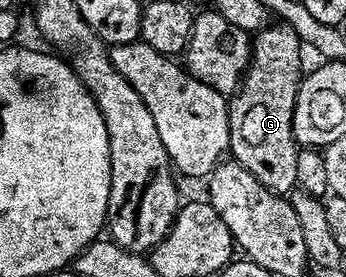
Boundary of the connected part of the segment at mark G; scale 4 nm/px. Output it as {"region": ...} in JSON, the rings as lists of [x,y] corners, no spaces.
{"region":[[[286,22],[275,23],[259,29],[251,40],[251,63],[238,93],[243,108],[232,103],[227,110],[231,131],[229,152],[267,188],[287,194],[298,181],[297,158],[301,148],[294,136],[294,106],[303,60],[299,57],[298,34]]]}

